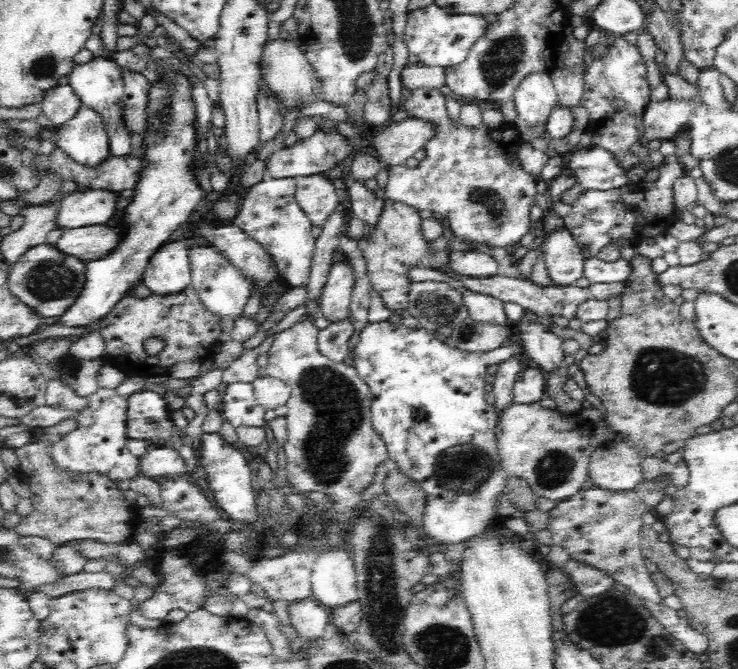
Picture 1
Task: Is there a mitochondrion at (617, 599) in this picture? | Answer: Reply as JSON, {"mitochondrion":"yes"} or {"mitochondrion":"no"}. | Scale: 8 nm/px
{"mitochondrion":"yes"}

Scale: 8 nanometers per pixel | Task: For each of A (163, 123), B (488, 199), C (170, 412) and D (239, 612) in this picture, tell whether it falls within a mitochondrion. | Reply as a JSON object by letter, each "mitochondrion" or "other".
{"A":"mitochondrion","B":"mitochondrion","C":"other","D":"other"}

